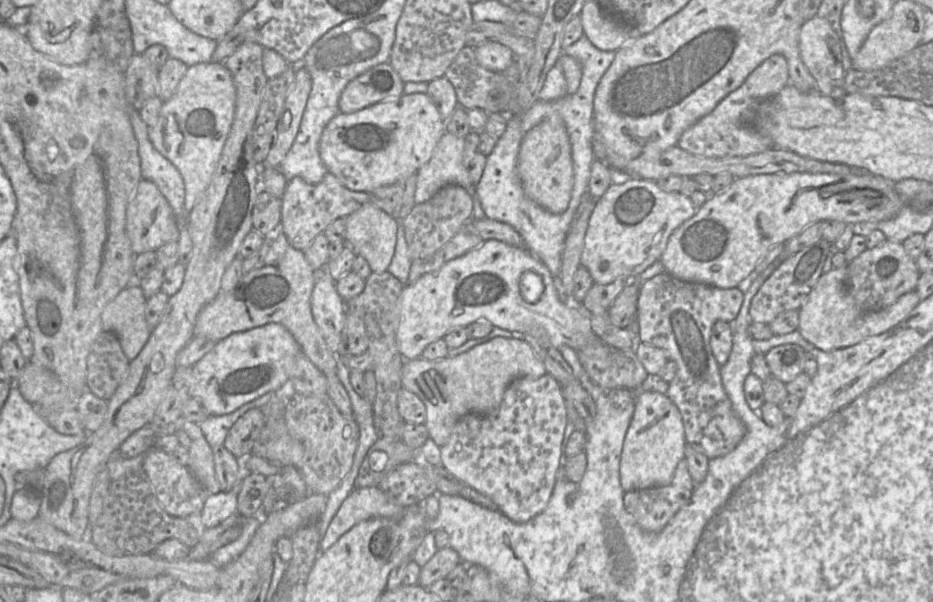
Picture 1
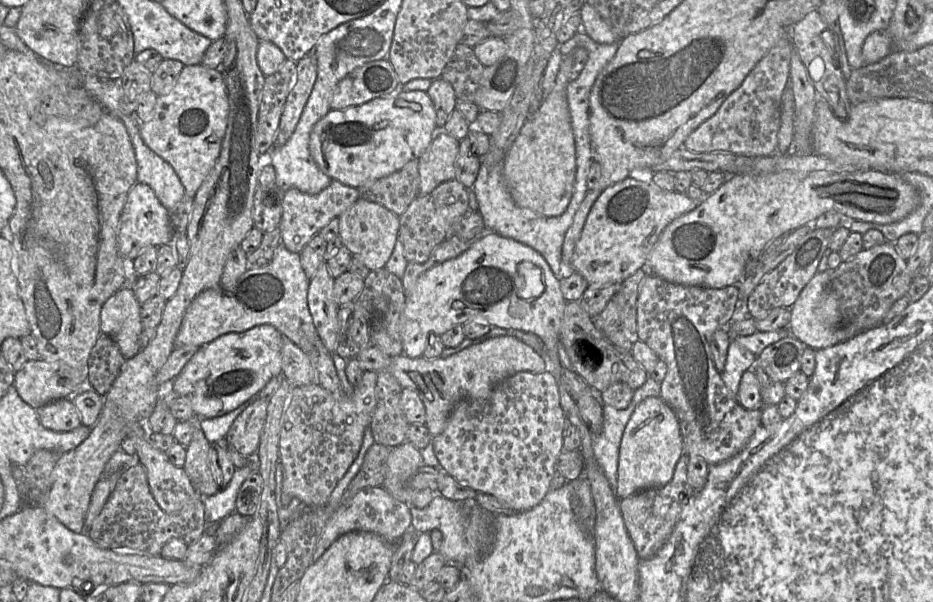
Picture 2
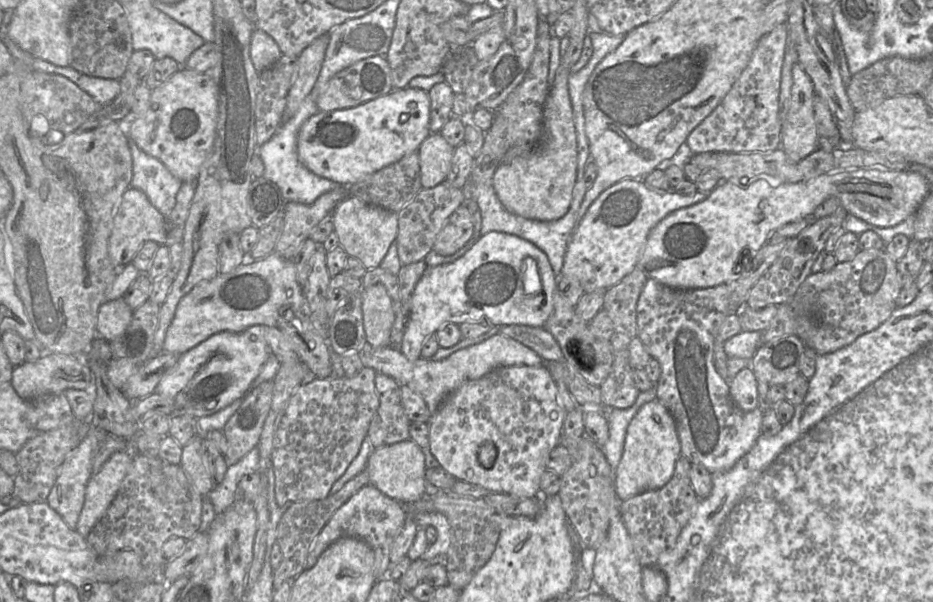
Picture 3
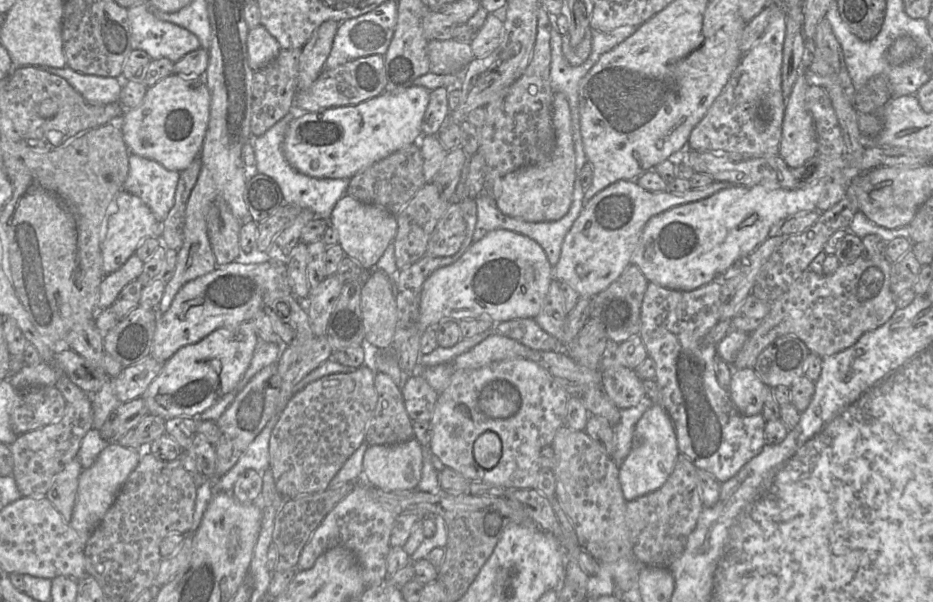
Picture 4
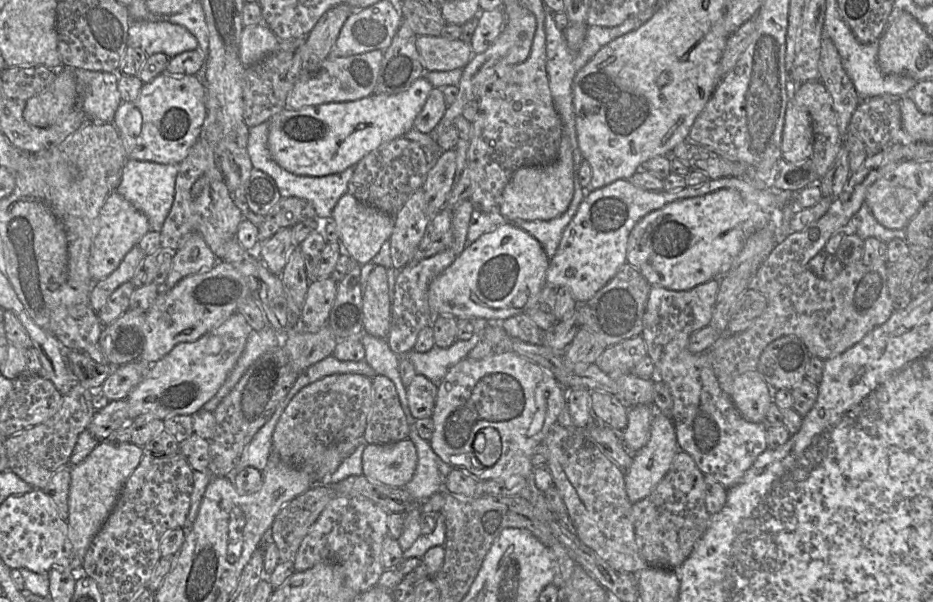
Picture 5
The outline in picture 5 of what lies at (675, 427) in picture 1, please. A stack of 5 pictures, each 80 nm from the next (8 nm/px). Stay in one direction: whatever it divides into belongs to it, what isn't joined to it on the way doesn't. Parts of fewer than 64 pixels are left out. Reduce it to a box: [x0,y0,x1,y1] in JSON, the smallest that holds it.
[625,412,679,504]

